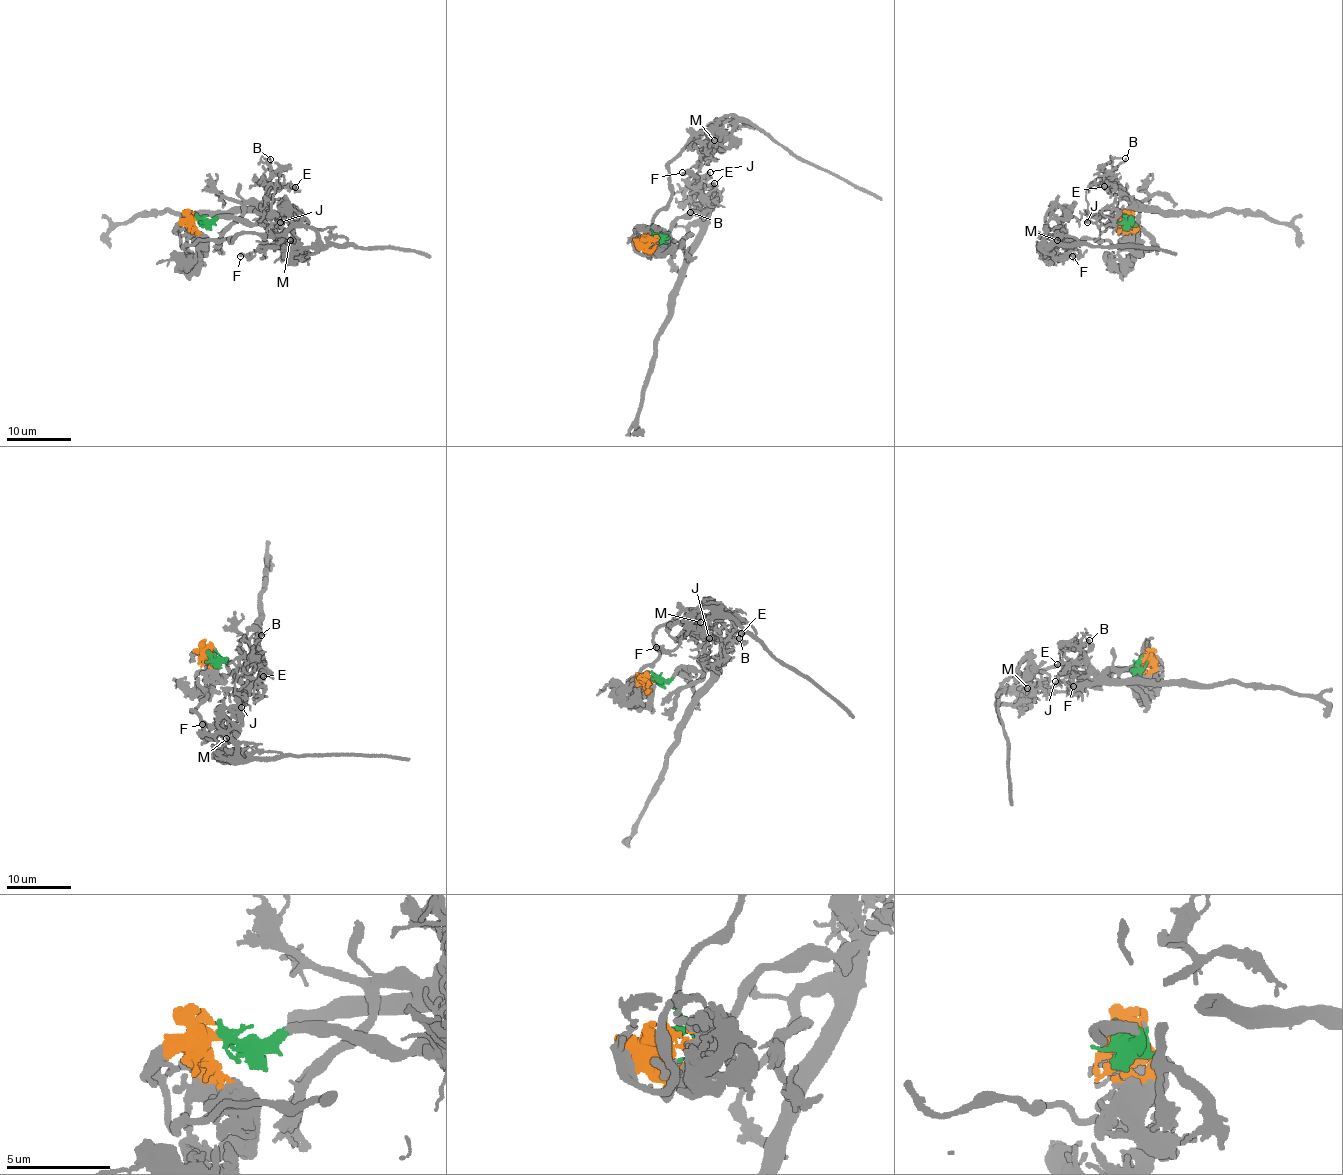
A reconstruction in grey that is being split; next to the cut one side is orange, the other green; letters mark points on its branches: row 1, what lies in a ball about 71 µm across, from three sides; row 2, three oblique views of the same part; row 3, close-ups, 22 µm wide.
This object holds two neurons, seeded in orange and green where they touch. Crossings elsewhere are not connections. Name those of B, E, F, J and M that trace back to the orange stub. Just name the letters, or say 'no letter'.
F, M

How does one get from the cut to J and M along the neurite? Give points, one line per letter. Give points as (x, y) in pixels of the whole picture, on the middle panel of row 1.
J: (650, 237), (664, 238), (679, 218), (703, 215), (706, 209), (701, 188), (710, 171)
M: (650, 237), (652, 255), (648, 229), (671, 195), (671, 161), (695, 134), (704, 132), (714, 141)

